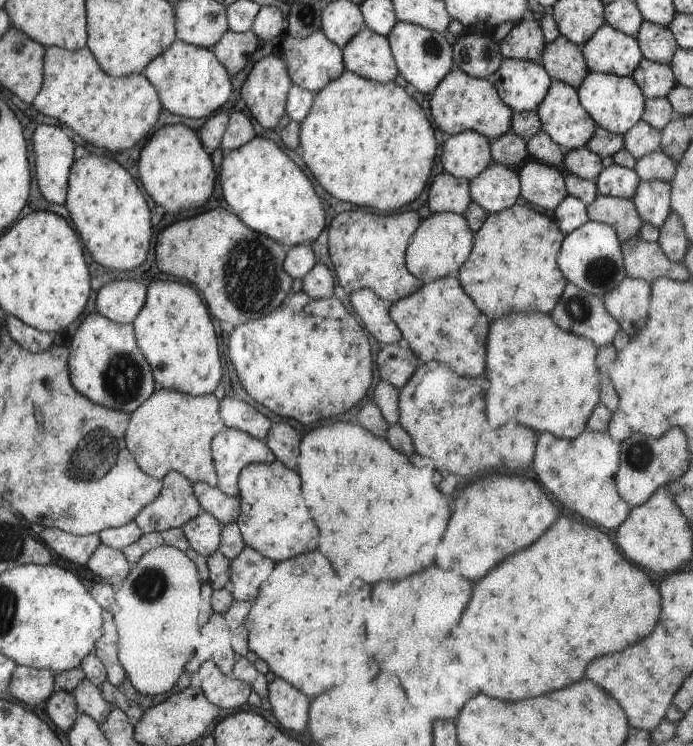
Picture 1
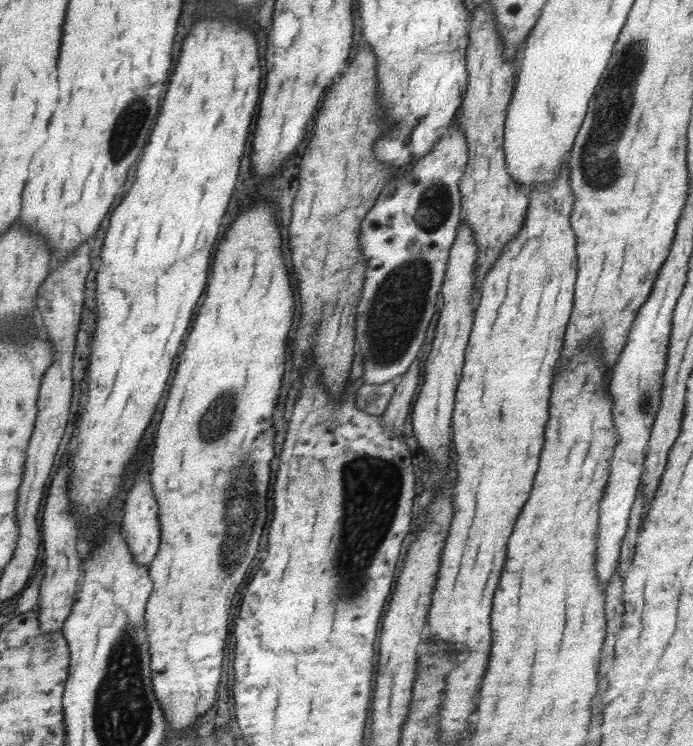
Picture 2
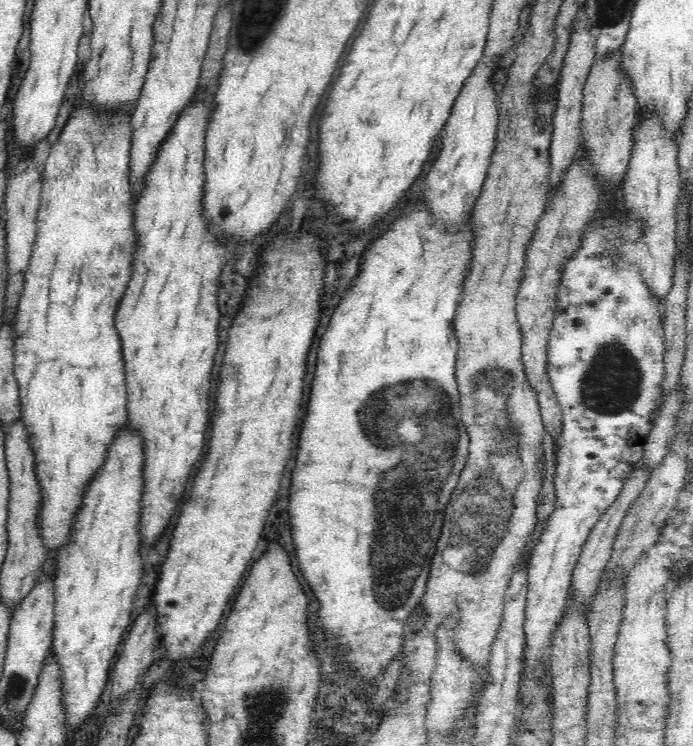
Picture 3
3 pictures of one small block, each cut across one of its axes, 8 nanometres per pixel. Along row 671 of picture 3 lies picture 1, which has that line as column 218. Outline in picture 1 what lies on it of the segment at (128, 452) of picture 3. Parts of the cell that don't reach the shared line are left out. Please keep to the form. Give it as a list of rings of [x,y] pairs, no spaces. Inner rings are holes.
[[[180,40],[151,61],[142,74],[148,77],[148,82],[156,82],[156,86],[160,86],[160,94],[164,94],[164,106],[168,106],[168,112],[184,118],[210,117],[226,104],[232,92],[230,76],[212,49]]]

